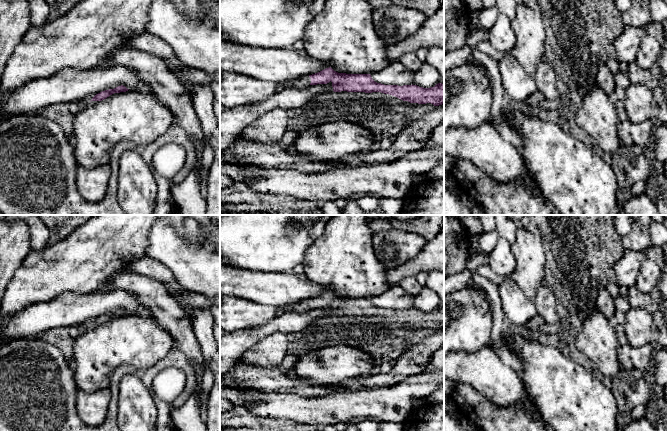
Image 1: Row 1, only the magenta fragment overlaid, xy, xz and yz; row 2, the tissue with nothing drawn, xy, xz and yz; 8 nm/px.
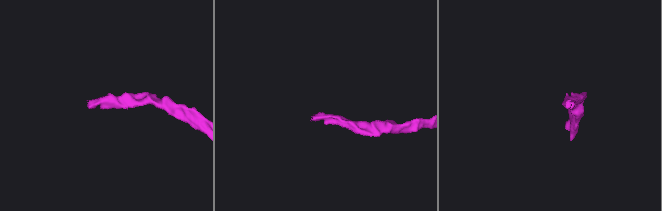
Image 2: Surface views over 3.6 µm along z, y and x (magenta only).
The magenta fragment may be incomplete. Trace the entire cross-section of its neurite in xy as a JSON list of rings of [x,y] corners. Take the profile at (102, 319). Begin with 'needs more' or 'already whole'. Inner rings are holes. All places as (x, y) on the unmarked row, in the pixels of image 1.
already whole | [[[121,309],[114,313],[105,314],[96,318],[91,325],[102,325],[114,317],[126,316],[128,314],[129,313],[127,313],[125,310]]]

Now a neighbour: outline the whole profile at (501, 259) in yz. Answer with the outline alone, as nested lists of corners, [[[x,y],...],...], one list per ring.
[[[499,237],[494,249],[488,254],[490,267],[503,277],[510,277],[517,266],[511,245],[505,238]]]

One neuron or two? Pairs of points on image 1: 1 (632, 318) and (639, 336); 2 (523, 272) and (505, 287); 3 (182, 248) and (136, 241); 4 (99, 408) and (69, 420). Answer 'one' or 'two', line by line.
1: one
2: two
3: two
4: two

